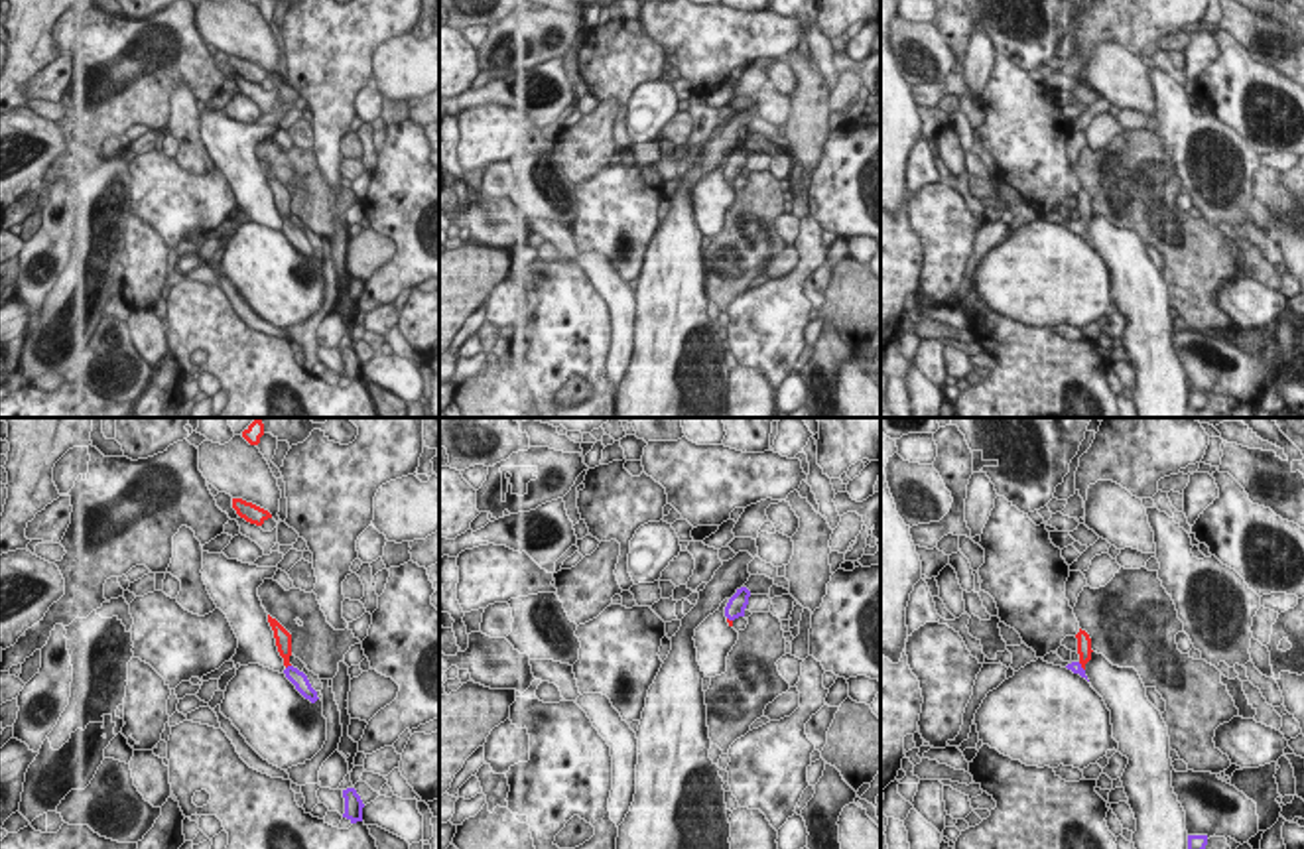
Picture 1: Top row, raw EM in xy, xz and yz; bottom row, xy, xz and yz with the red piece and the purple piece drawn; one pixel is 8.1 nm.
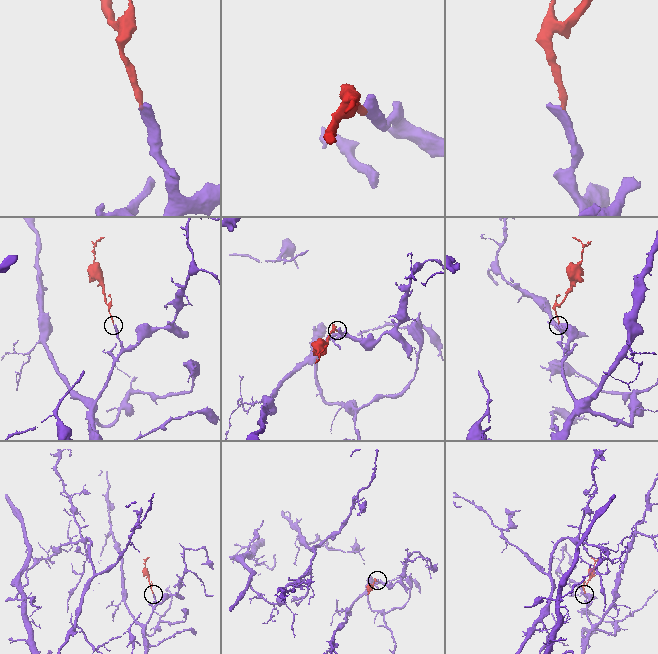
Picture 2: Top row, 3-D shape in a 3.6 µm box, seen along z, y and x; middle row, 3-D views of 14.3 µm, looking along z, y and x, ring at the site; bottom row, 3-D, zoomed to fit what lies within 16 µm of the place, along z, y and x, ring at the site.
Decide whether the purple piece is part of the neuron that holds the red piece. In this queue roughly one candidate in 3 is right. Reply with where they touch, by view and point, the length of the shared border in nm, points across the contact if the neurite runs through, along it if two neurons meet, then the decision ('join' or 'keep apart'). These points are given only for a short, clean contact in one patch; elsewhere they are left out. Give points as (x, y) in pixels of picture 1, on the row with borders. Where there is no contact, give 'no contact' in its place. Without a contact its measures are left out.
contact xy (288, 664); length 60 nm; way xy (282, 637), (288, 664), (298, 678); join

